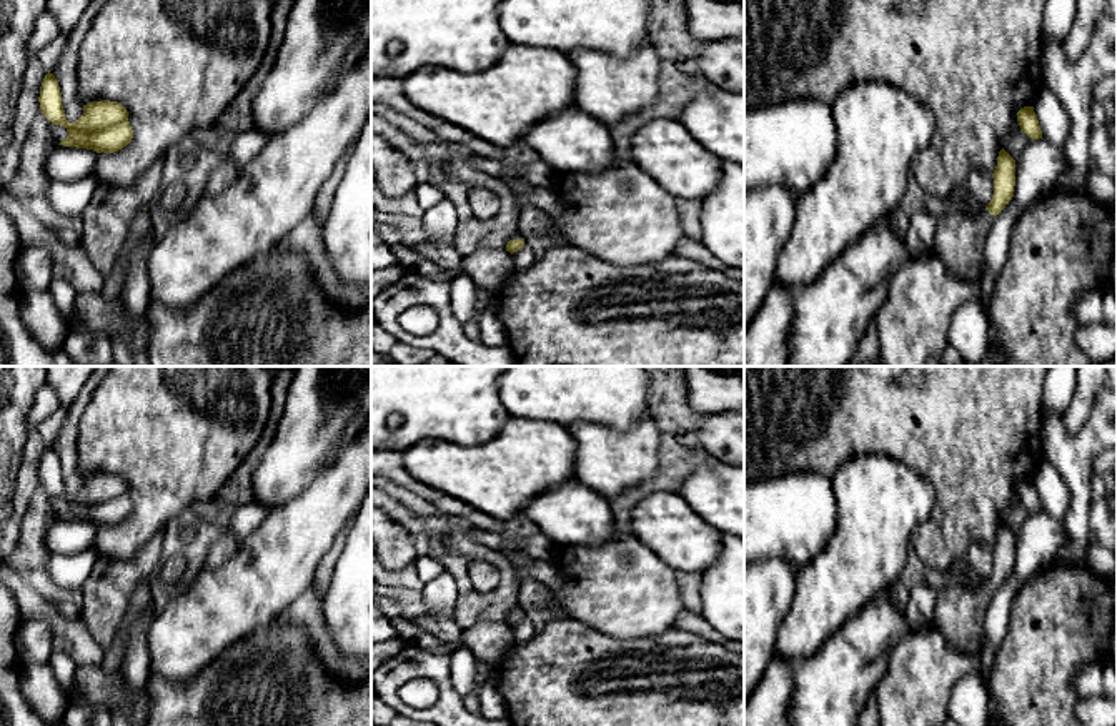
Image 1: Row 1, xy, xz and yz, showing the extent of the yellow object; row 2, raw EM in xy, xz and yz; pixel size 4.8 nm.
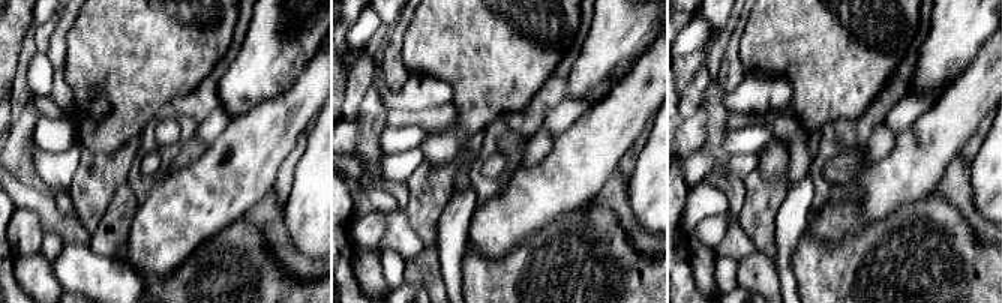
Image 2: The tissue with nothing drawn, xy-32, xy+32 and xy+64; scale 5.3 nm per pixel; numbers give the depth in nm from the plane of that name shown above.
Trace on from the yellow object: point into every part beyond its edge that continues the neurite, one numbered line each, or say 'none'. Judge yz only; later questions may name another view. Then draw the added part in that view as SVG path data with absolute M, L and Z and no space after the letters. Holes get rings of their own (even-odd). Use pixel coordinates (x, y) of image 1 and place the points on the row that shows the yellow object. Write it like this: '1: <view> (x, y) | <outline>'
1: yz (959, 240) | M989 210L979 218L971 218L961 211L949 211L937 218L936 253L954 276L961 280L980 278L984 243L994 218Z

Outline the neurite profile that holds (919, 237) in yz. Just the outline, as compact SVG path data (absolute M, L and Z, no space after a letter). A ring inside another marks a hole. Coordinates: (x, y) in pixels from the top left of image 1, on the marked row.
M926 210L912 215L911 225L906 230L904 243L909 250L911 258L919 258L936 251L934 235L937 228L937 216Z

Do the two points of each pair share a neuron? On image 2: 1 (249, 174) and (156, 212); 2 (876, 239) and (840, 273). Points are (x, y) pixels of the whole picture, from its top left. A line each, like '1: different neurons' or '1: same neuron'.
1: same neuron
2: same neuron

